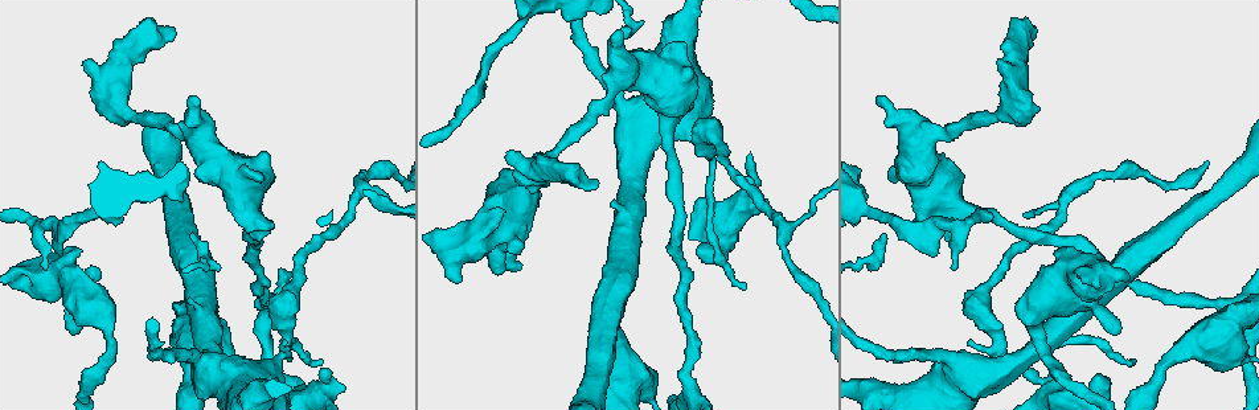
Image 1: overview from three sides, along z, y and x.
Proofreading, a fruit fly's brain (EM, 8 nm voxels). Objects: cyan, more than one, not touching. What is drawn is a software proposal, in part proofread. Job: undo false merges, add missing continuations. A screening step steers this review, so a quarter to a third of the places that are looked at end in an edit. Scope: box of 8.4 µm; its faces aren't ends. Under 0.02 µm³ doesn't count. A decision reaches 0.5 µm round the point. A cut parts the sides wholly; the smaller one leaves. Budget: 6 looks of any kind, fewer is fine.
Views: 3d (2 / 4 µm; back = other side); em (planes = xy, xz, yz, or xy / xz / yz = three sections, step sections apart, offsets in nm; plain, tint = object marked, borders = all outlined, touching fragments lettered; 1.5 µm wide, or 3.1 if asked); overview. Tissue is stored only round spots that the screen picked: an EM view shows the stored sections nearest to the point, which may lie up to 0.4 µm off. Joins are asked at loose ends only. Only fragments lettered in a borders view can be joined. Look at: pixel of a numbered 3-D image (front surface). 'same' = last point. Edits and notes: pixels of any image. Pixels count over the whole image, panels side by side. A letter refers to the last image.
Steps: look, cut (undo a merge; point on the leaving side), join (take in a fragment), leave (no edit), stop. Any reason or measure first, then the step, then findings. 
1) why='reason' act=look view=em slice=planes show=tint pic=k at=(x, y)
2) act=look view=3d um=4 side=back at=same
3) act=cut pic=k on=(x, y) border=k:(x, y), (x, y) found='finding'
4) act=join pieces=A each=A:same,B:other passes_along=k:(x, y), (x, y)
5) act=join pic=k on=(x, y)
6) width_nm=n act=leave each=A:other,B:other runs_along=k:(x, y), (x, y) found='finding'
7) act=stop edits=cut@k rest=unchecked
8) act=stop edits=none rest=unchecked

why='end of a long branch' act=look view=3d um=2 pic=1 at=(744, 289)

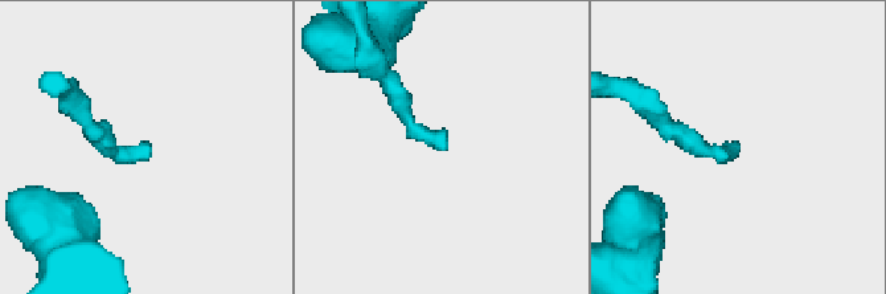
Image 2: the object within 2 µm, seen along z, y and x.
act=look view=em slice=xz step=4 show=tint pic=2 at=(445, 141)

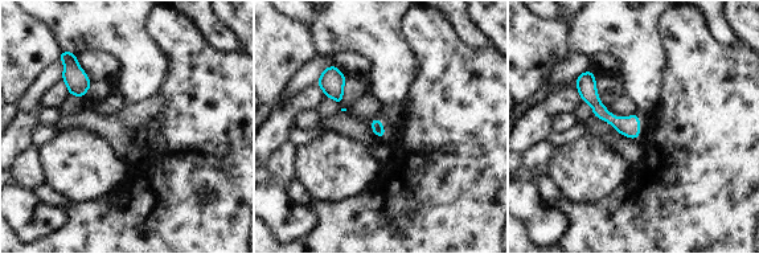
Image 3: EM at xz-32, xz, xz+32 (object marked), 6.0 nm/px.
why='another direction' act=look view=em slice=planes show=borders at=same

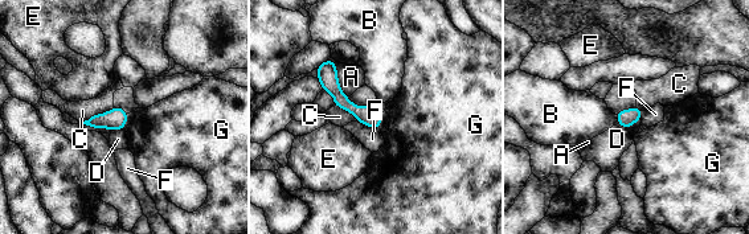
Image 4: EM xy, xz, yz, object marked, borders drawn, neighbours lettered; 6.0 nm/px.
act=leave each=A:other,B:other,C:other,D:other,E:other,F:other,G:other runs_along=4:(322, 68), (338, 95), (376, 124) found='none of them fits'

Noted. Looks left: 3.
why='stops while still wide' act=look view=3d um=4 pic=1 at=(502, 211)

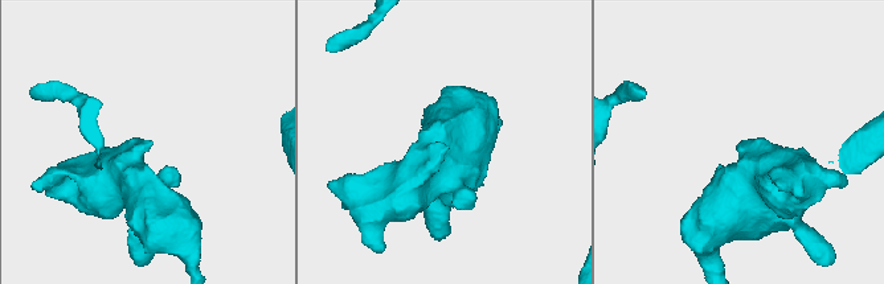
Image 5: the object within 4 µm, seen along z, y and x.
act=look view=em slice=planes show=borders pic=5 at=(739, 143)

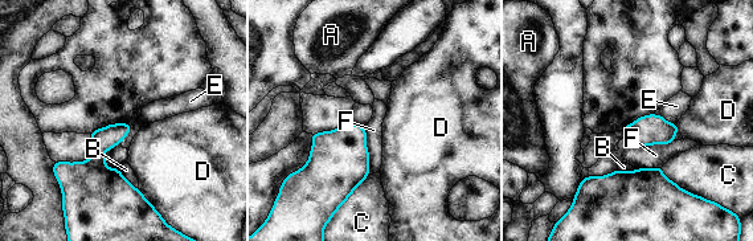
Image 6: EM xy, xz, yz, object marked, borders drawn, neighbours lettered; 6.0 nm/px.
act=leave each=A:other,B:other,C:other,D:other,E:other,F:other border=6:(623, 135), (641, 146), (674, 139) found='no lettered fragment goes on from it'

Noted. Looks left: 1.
why='branch stops here' act=look view=em slice=planes show=borders pic=1 at=(87, 64)

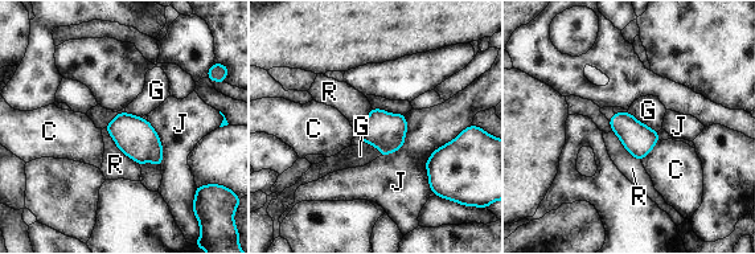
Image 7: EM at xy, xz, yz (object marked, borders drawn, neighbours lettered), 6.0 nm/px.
act=leave each=C:other,G:other,J:other,R:other border=7:(628, 111), (657, 131) found='none of them fits'

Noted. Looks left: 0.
act=stop edits=none rest=unchecked

